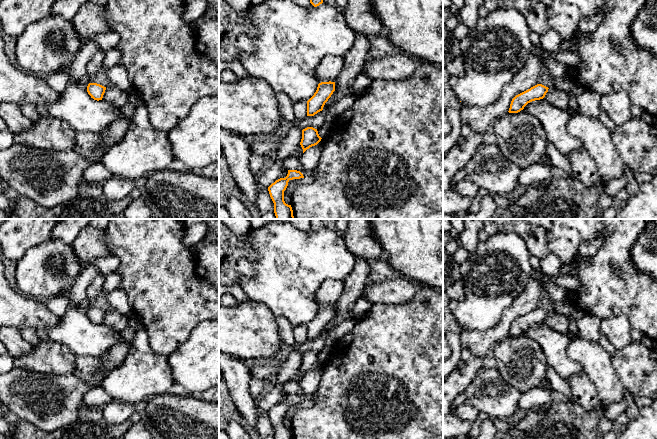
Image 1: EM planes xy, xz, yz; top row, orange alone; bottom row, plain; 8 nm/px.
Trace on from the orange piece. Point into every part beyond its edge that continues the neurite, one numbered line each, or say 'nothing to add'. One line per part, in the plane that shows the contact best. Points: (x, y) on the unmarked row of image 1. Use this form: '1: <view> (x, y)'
nothing to add

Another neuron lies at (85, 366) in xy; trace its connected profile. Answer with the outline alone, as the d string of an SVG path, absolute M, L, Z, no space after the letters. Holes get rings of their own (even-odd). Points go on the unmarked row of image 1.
M76 356L74 374L89 380L99 368L99 359L92 356Z

